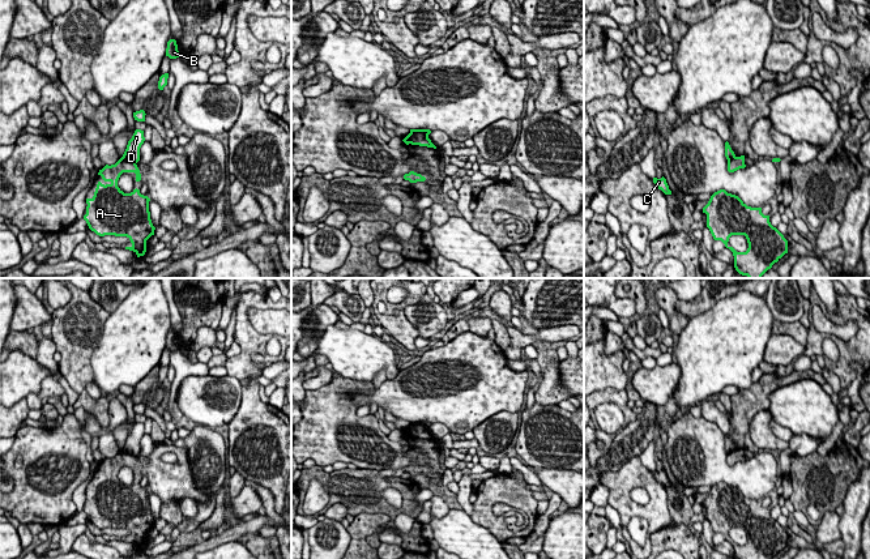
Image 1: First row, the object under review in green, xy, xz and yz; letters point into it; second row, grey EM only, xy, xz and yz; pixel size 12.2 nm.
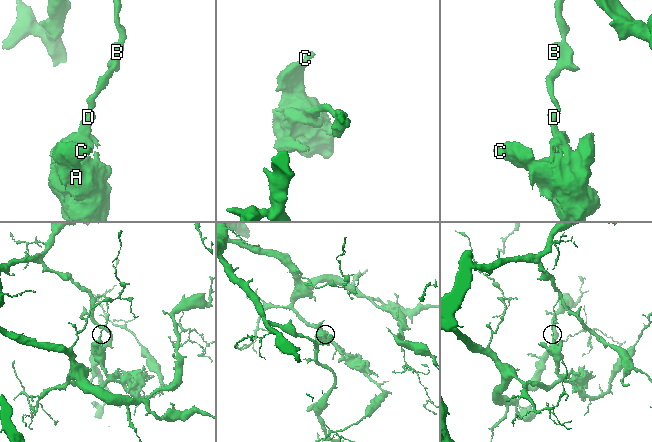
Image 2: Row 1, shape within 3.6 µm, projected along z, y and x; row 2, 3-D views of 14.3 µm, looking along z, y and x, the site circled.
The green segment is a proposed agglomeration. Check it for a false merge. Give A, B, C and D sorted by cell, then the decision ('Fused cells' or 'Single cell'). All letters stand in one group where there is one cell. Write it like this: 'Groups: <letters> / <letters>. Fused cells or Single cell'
Groups: A C / B D. Fused cells

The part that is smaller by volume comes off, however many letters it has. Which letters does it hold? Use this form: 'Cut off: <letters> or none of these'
Cut off: A, C

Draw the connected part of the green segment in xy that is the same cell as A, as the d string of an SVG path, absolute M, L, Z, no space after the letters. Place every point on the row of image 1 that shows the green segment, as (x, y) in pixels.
M120 158L115 165L106 165L98 175L107 183L98 182L94 196L86 199L86 221L89 229L99 236L115 235L127 236L132 246L125 249L133 251L137 257L146 252L146 240L154 235L155 227L150 219L148 196L133 189L124 193L118 187L123 172L135 172L136 182L141 174L136 163Z

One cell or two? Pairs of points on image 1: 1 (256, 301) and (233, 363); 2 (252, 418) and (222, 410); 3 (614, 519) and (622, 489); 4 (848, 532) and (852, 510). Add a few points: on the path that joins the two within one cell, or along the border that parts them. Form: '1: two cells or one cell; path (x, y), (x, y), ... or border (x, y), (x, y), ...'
1: one cell; path (243, 314), (244, 349)
2: two cells; border (243, 387), (239, 409), (227, 425)
3: two cells; border (608, 503), (617, 511), (622, 525)
4: one cell; path (851, 527), (852, 515)

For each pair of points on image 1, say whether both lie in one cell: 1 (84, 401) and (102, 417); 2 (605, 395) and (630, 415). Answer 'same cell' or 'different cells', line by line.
1: same cell
2: same cell

